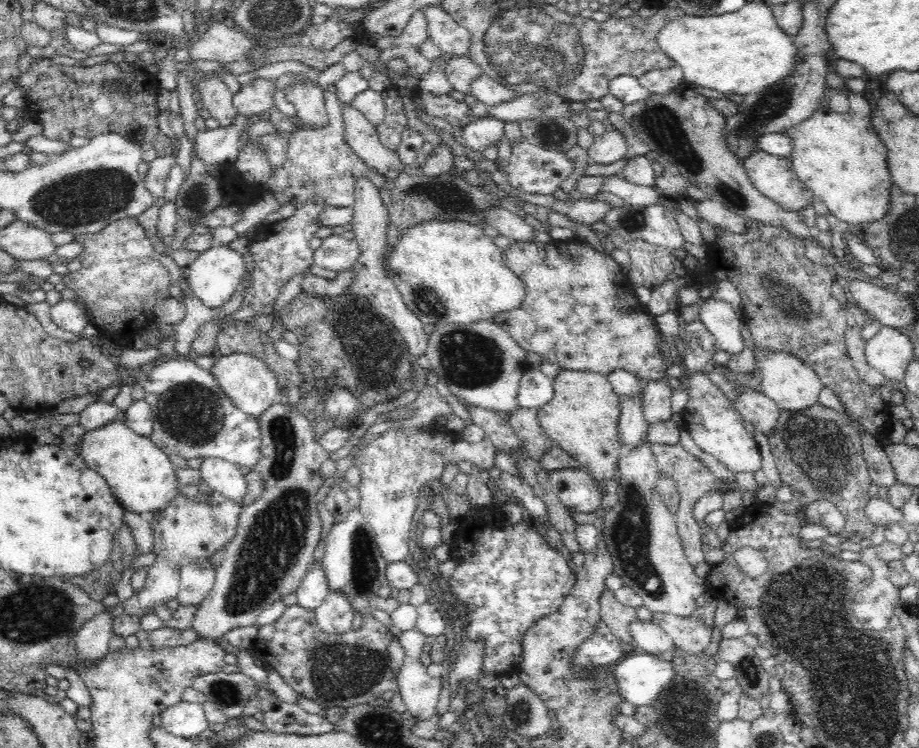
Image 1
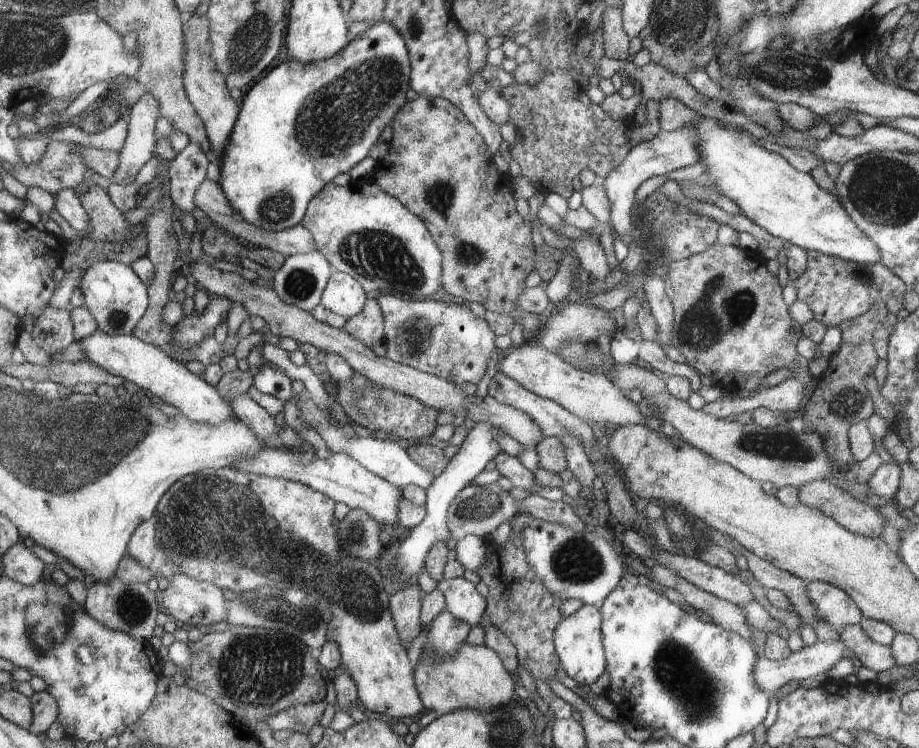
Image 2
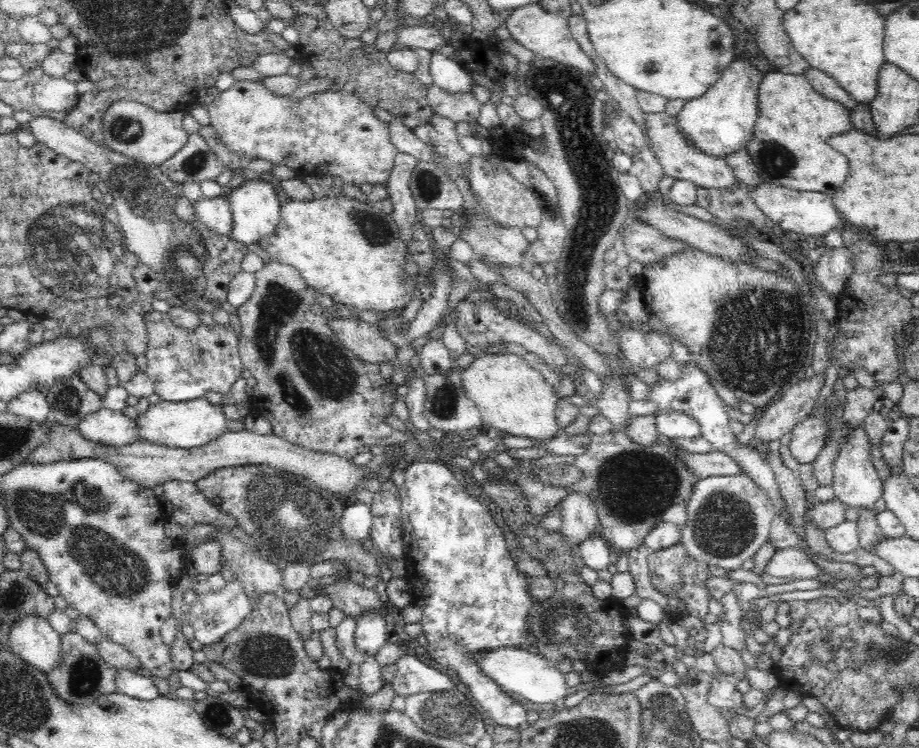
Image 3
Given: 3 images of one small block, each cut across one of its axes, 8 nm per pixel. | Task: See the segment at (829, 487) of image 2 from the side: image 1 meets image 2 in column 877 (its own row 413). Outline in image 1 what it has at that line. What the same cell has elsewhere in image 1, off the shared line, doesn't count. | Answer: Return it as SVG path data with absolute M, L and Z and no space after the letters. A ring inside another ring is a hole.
M518 406L506 415L516 436L524 443L525 452L540 462L541 456L554 444L553 440L541 428L537 409Z

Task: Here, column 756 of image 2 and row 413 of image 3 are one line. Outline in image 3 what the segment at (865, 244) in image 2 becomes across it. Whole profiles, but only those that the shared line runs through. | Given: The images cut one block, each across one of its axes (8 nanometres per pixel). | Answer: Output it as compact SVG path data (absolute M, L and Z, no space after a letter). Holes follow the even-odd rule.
M197 398L194 401L168 402L161 400L150 404L147 411L139 413L133 419L137 436L142 441L153 442L170 448L191 449L204 446L204 443L227 431L226 416L223 405L210 403L206 398Z

